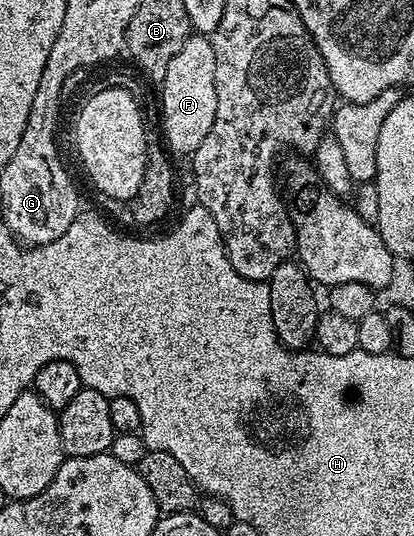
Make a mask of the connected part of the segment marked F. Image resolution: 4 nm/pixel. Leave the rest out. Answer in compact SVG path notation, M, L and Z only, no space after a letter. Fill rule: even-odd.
M191 35L184 47L172 55L172 63L168 63L168 71L160 82L160 89L161 136L171 154L193 155L196 147L204 143L204 135L212 131L212 119L216 119L216 51L213 40L206 35Z

